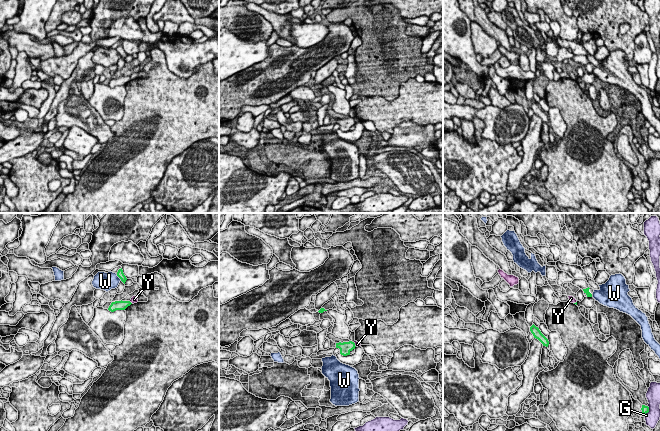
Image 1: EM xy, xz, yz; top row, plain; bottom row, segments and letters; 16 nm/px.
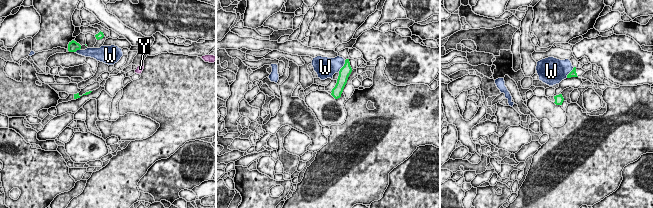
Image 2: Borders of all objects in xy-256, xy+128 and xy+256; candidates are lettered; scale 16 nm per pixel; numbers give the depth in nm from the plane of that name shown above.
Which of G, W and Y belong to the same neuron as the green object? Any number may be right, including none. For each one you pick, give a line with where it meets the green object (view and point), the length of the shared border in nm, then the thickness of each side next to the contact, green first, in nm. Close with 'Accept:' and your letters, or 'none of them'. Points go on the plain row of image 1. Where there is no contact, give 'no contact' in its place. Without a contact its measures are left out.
Accept: none of them

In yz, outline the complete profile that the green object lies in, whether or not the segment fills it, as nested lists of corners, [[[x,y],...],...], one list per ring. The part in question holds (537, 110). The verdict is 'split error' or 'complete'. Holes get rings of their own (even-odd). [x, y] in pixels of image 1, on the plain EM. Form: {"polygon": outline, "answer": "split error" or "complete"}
{"polygon": [[[534,100],[530,103],[530,107],[533,110],[534,114],[538,115],[543,122],[548,123],[549,117],[548,115],[541,109],[538,103],[536,103]]], "answer": "complete"}

